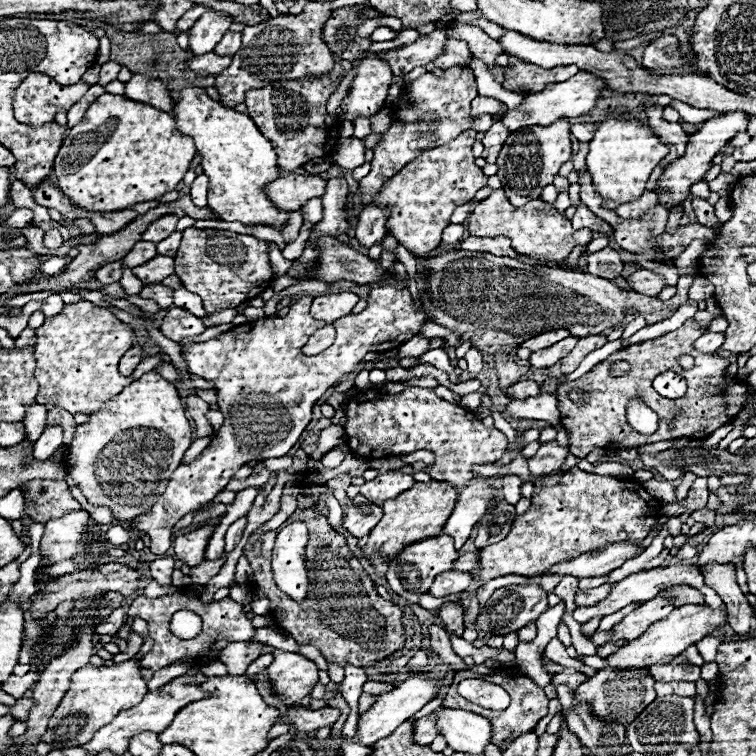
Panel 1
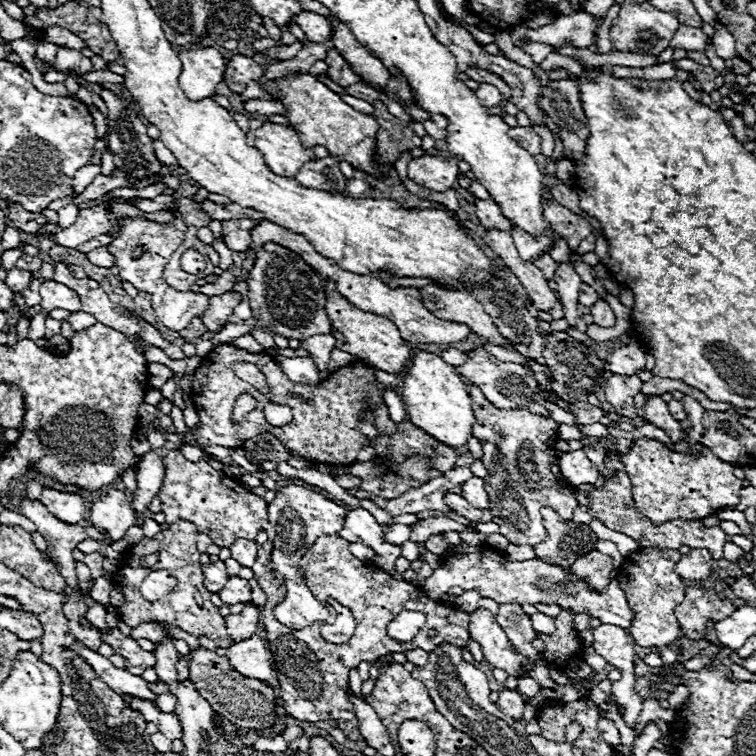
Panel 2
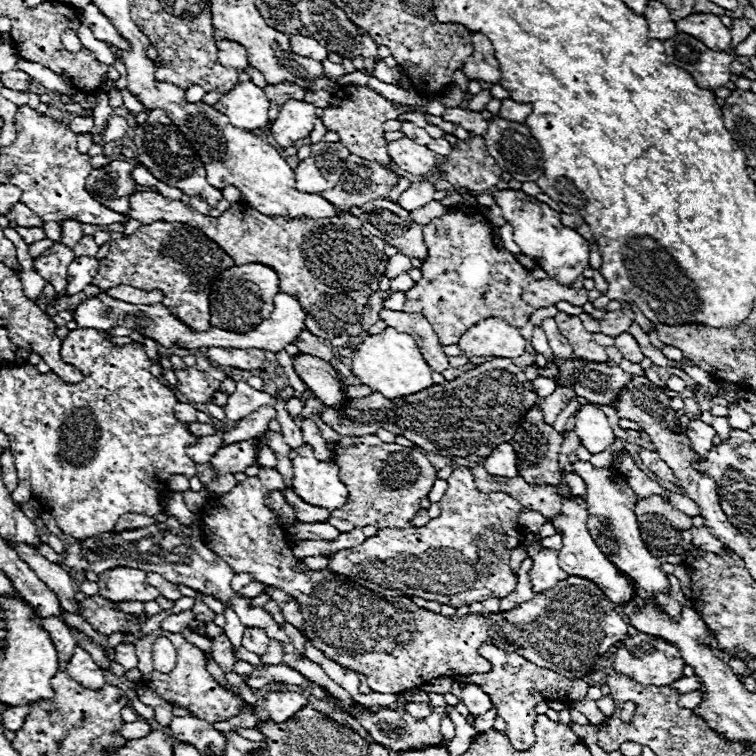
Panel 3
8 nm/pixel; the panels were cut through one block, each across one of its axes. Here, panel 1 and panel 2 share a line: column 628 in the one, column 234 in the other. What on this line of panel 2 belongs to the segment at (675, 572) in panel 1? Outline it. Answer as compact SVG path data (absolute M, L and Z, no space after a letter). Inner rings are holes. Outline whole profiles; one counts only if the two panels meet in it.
M230 576L226 586L218 594L220 594L220 600L226 604L238 604L238 602L250 604L250 586L240 576Z

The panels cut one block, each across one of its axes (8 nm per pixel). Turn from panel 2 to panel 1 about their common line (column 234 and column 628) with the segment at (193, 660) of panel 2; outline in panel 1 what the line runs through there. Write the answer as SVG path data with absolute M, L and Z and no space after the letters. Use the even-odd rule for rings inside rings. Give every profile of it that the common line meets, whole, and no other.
M600 670L596 676L588 678L574 690L574 702L588 702L592 706L592 714L604 722L616 722L622 726L632 724L636 716L656 698L654 680L648 670Z

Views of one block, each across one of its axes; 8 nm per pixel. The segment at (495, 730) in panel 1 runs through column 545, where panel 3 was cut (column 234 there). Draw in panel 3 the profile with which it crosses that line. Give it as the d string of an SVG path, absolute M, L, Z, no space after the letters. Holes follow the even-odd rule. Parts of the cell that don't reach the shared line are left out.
M156 630L154 634L150 634L150 636L142 638L142 640L136 640L134 646L136 646L136 654L138 654L138 670L142 672L142 682L152 684L152 686L148 686L148 688L154 690L154 692L156 692L162 700L166 700L168 704L186 708L186 710L190 712L190 716L198 716L198 718L214 724L214 722L230 720L232 716L240 714L242 708L246 706L246 702L244 702L238 694L226 690L224 686L220 686L220 684L210 676L210 672L206 670L204 652L202 652L200 648L192 646L190 642L186 642L180 634ZM160 636L168 638L168 640L174 644L176 654L178 654L176 668L174 668L172 672L168 672L168 674L160 674L160 672L156 672L154 666L152 666L152 644L154 644L156 638L160 638Z

